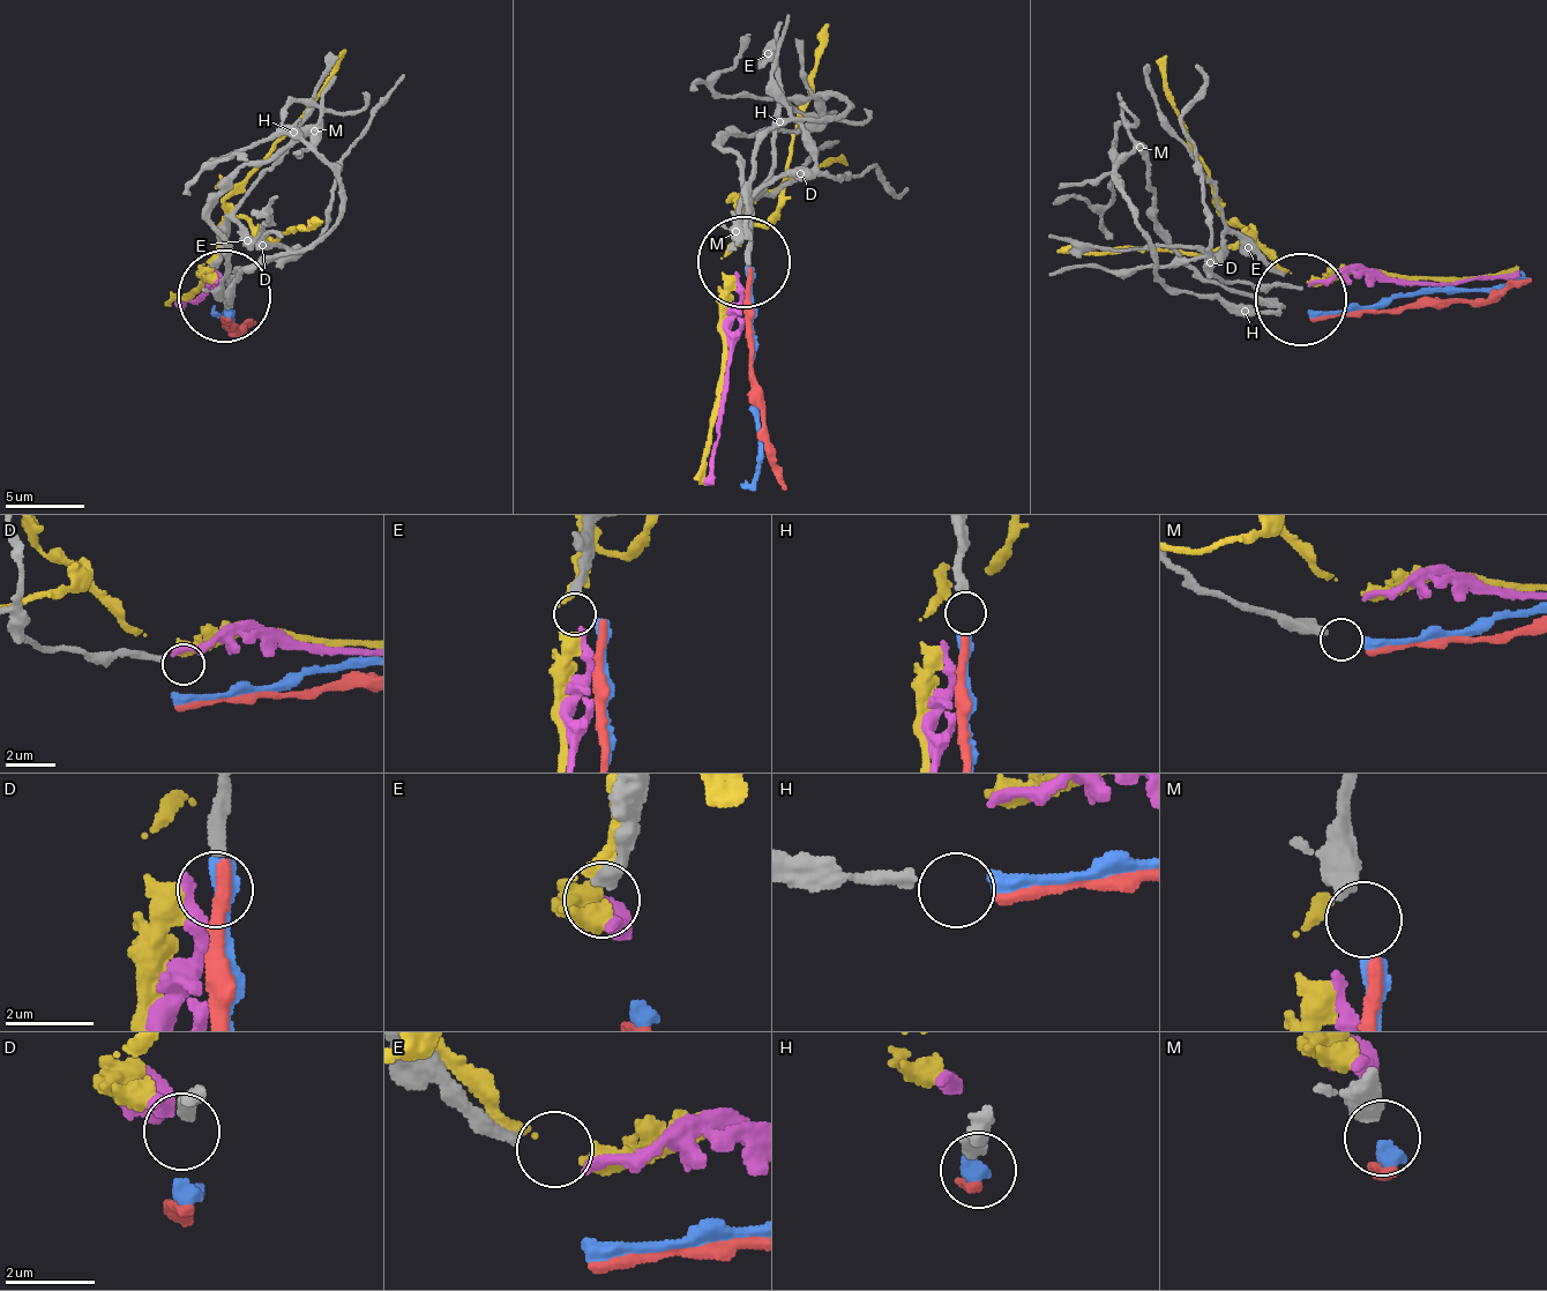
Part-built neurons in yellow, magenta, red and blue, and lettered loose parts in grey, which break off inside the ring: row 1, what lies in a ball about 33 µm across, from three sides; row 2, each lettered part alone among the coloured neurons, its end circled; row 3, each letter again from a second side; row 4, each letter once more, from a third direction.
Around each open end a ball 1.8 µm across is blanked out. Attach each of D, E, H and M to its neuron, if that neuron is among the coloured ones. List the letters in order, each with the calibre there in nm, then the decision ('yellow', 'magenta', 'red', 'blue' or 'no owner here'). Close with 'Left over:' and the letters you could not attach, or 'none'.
D: 280 nm | no owner here
E: 300 nm | magenta
H: 340 nm | blue
M: 480 nm | no owner here
Left over: D, M

